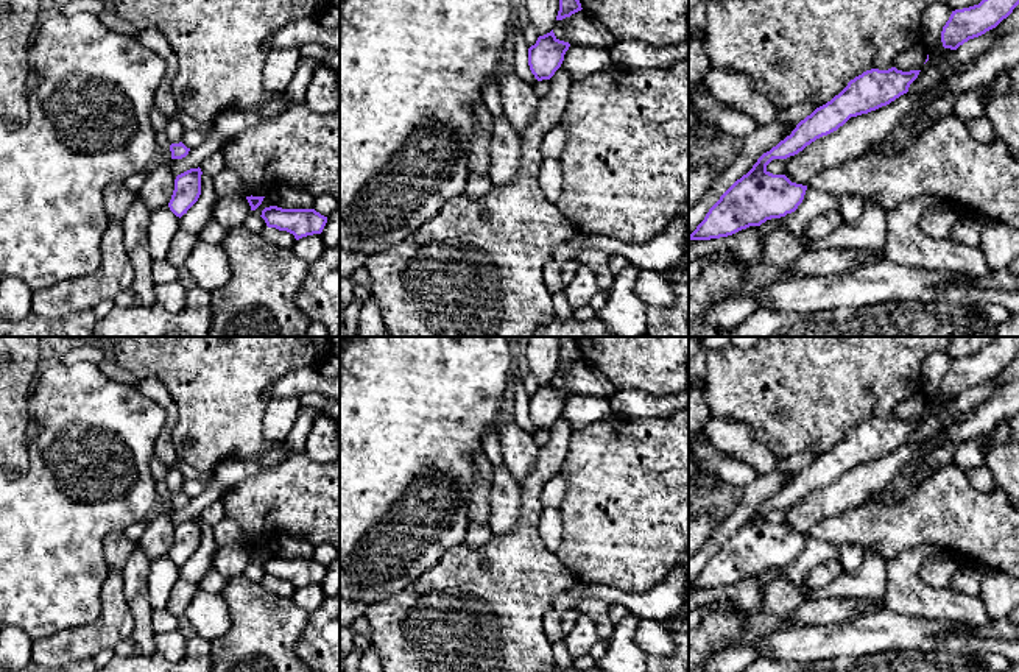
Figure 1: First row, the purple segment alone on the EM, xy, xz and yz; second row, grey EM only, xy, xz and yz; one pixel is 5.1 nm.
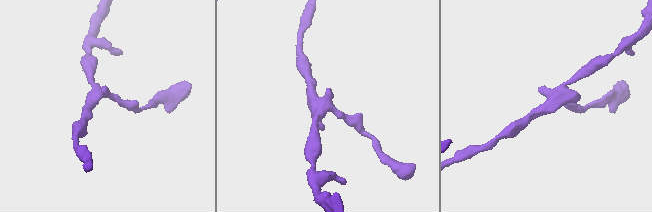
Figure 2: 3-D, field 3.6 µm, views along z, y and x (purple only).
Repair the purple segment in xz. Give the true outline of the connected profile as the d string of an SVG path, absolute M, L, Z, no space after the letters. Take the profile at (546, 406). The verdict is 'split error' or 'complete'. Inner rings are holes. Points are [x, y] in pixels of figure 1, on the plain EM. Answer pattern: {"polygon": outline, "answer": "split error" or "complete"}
{"polygon": "M553 379L539 385L536 393L528 398L528 415L538 430L550 429L561 416L570 393L559 390Z", "answer": "complete"}

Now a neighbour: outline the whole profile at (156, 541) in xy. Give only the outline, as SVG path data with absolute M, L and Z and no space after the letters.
M157 507L153 516L148 519L146 529L137 543L146 557L154 561L168 555L176 525L171 521L171 508Z

